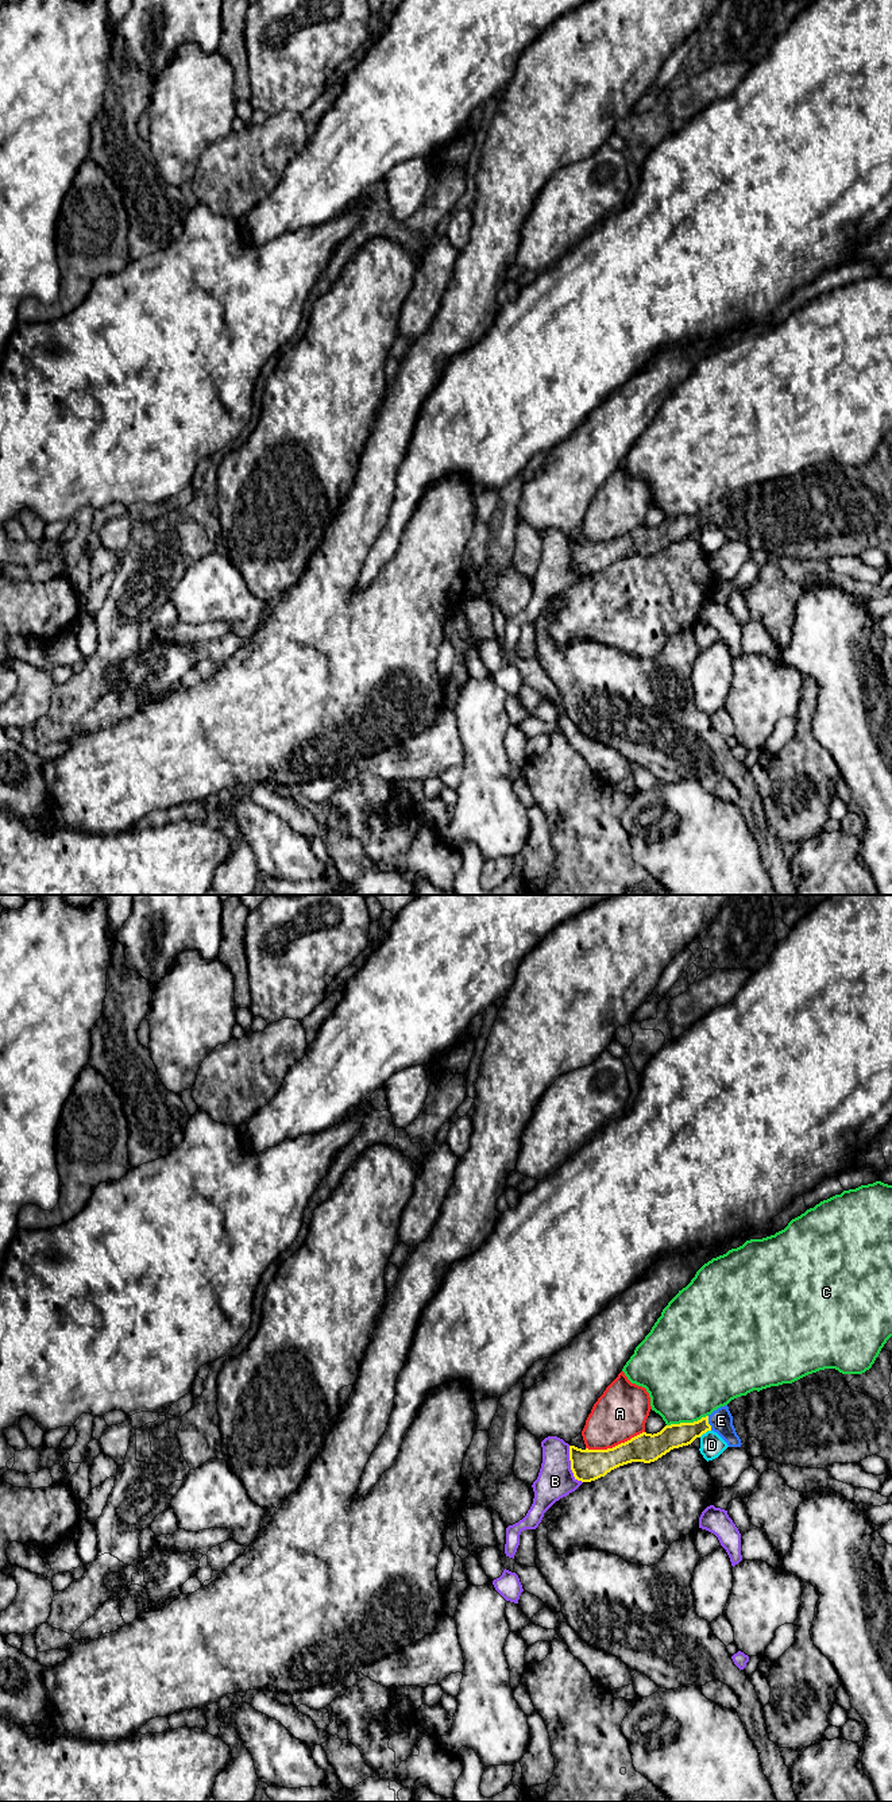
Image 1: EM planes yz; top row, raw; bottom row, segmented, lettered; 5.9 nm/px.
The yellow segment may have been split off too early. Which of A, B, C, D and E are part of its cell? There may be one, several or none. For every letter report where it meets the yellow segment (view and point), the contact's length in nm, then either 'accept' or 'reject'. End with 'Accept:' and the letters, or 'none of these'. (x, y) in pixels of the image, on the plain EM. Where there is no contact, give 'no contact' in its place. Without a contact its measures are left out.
A: yz (616, 539) | 360 nm | reject
B: yz (571, 558) | 240 nm | reject
C: yz (687, 516) | 260 nm | reject
D: yz (705, 525) | 80 nm | reject
E: yz (707, 516) | 90 nm | accept
Accept: E

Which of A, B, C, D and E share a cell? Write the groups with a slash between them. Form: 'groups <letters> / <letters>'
groups A / B / C / D / E

